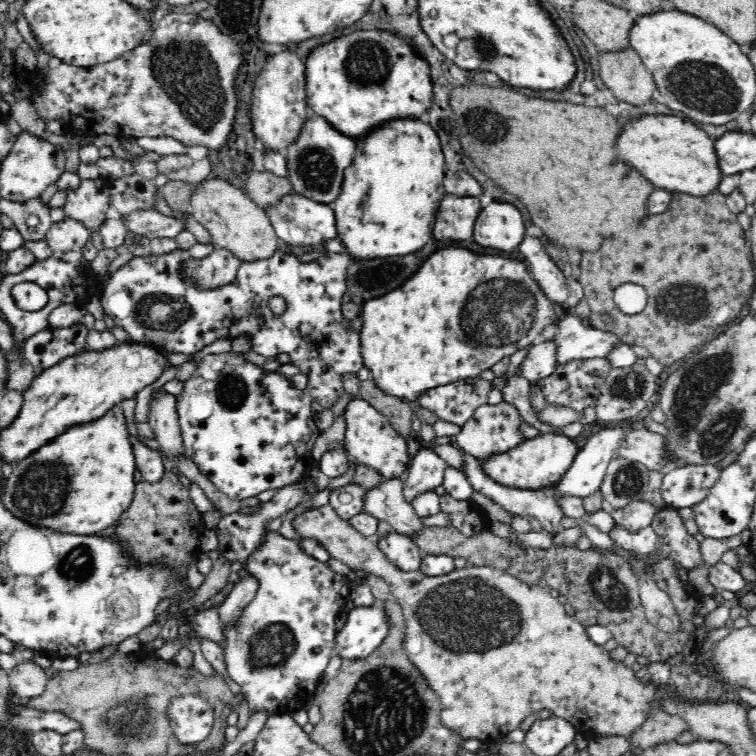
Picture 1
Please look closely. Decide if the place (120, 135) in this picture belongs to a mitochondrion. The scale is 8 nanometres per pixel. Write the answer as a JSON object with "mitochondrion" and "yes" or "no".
{"mitochondrion":"no"}

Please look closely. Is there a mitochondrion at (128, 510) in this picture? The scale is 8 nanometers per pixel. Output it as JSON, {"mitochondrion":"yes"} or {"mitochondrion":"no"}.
{"mitochondrion":"no"}

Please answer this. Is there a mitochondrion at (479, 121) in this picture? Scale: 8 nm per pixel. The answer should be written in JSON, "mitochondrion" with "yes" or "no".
{"mitochondrion":"yes"}

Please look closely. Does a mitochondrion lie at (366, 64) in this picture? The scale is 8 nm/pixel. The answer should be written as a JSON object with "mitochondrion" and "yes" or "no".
{"mitochondrion":"yes"}

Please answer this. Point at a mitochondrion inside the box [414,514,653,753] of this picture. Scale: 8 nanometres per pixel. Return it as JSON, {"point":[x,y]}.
{"point":[608,590]}

